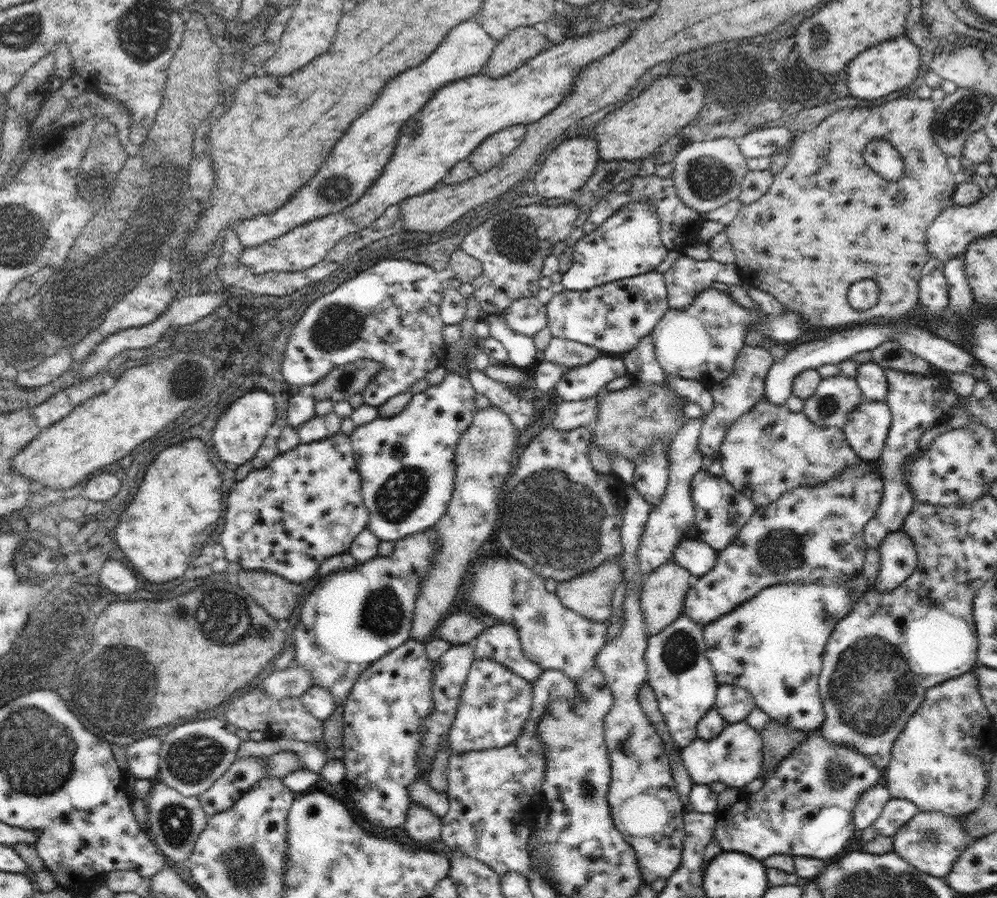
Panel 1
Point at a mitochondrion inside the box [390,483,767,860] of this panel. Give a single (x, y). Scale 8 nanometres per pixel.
(680, 652)

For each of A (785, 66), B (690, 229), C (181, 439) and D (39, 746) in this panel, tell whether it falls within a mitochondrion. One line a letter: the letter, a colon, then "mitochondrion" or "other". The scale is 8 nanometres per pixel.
A: mitochondrion
B: other
C: other
D: mitochondrion

